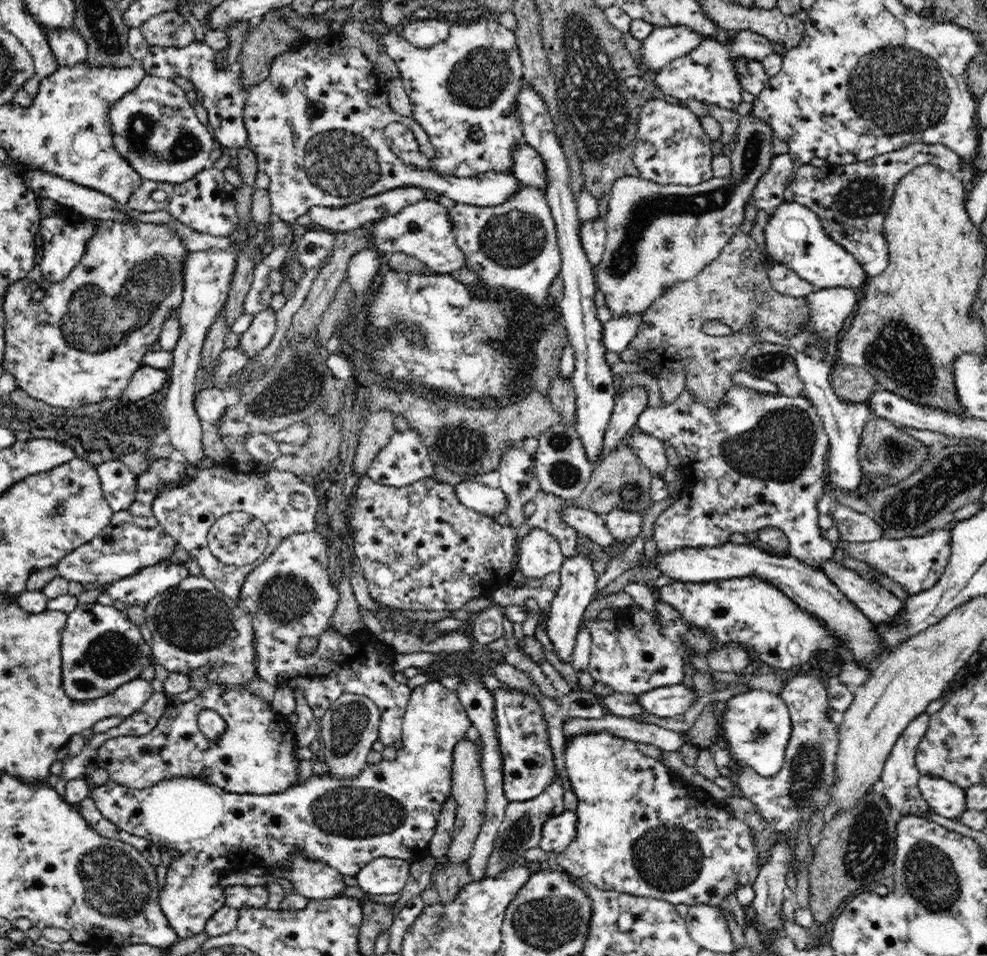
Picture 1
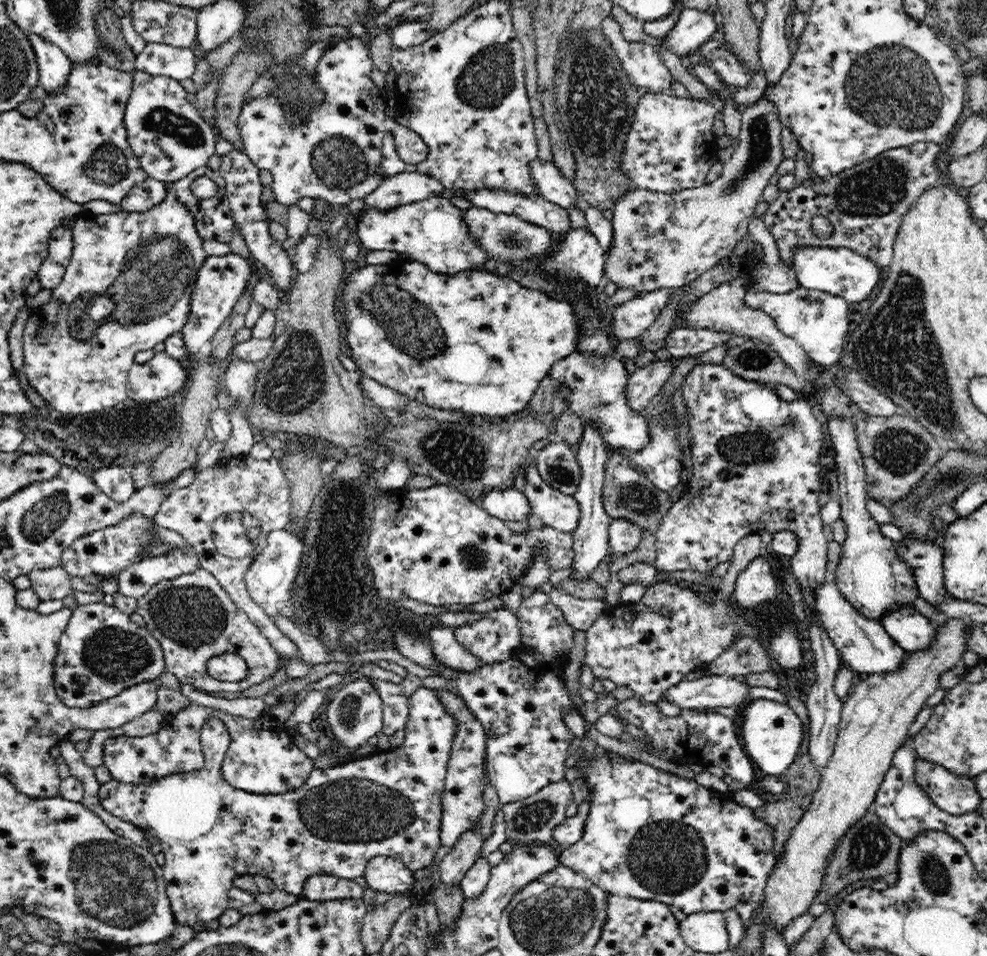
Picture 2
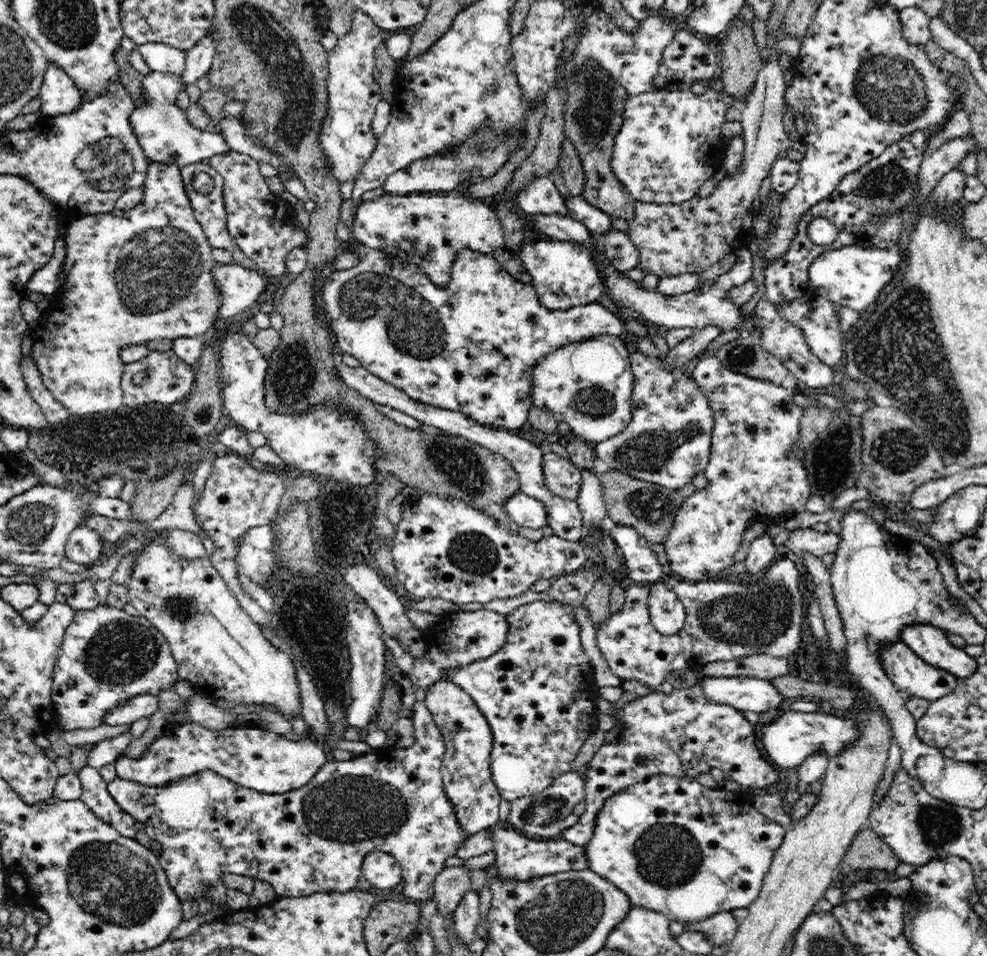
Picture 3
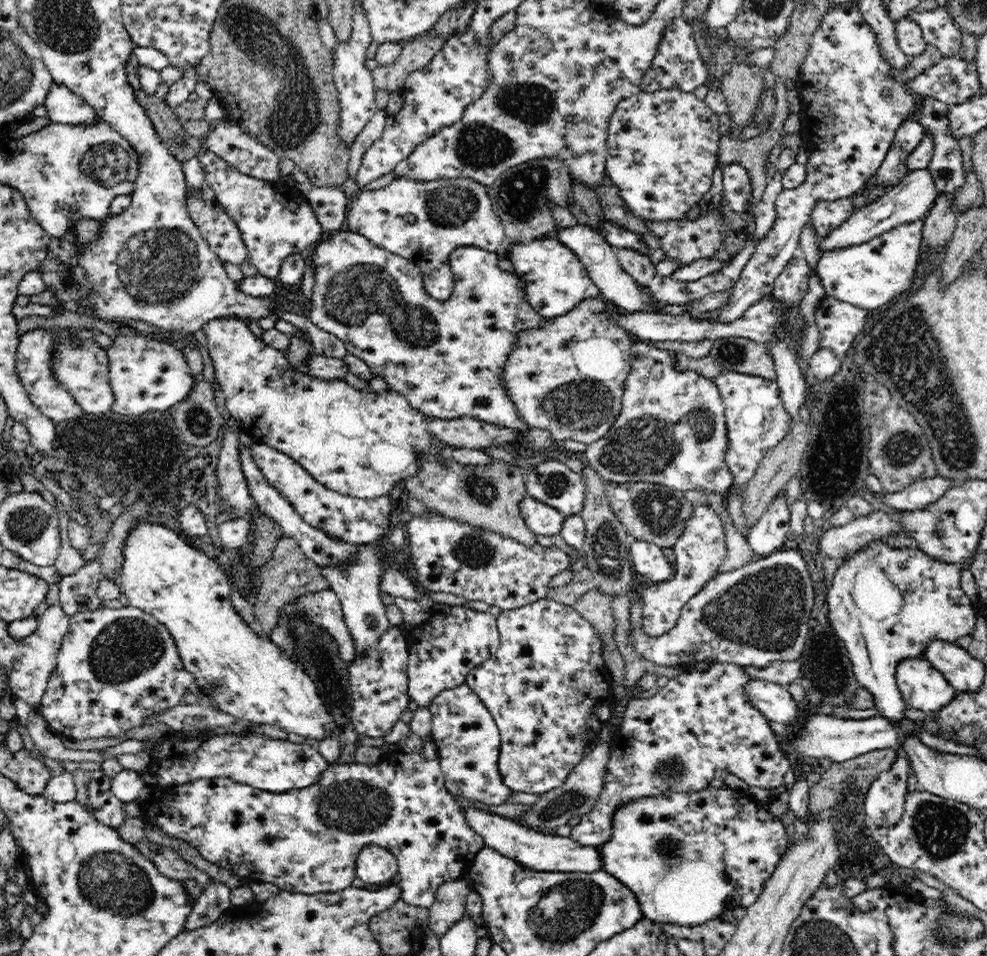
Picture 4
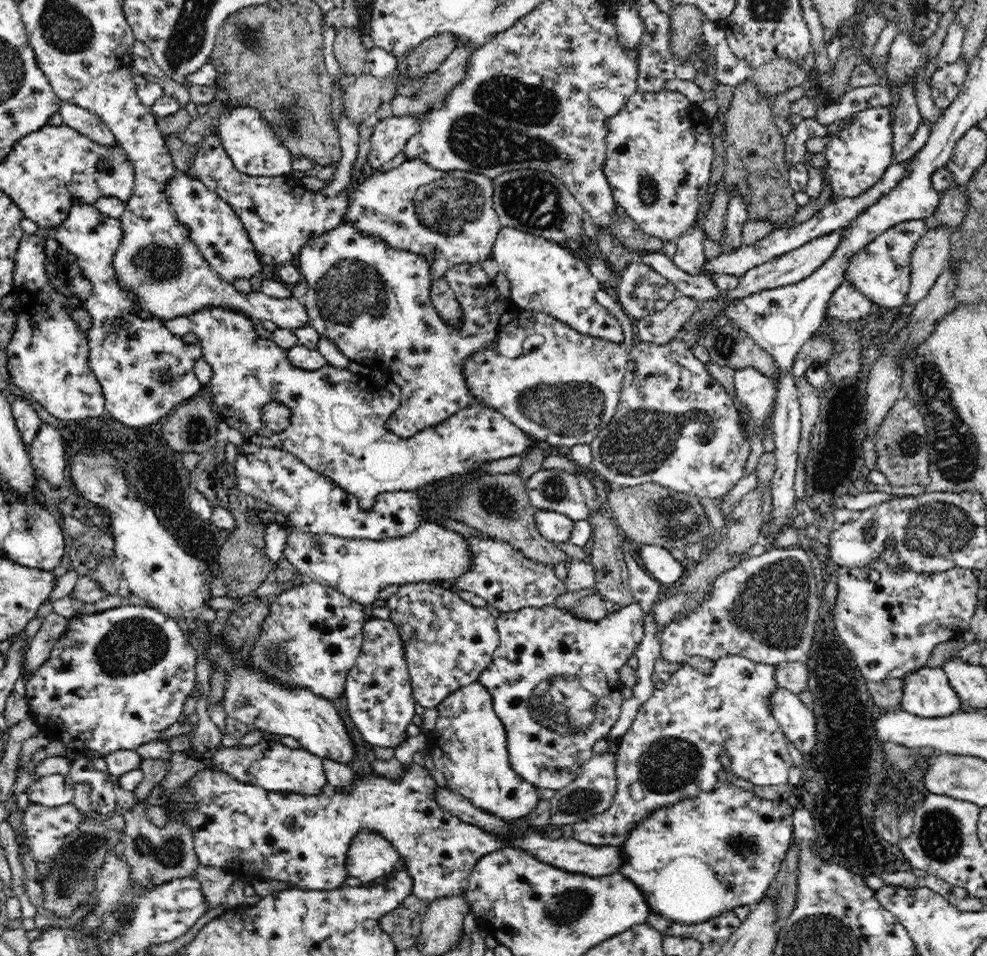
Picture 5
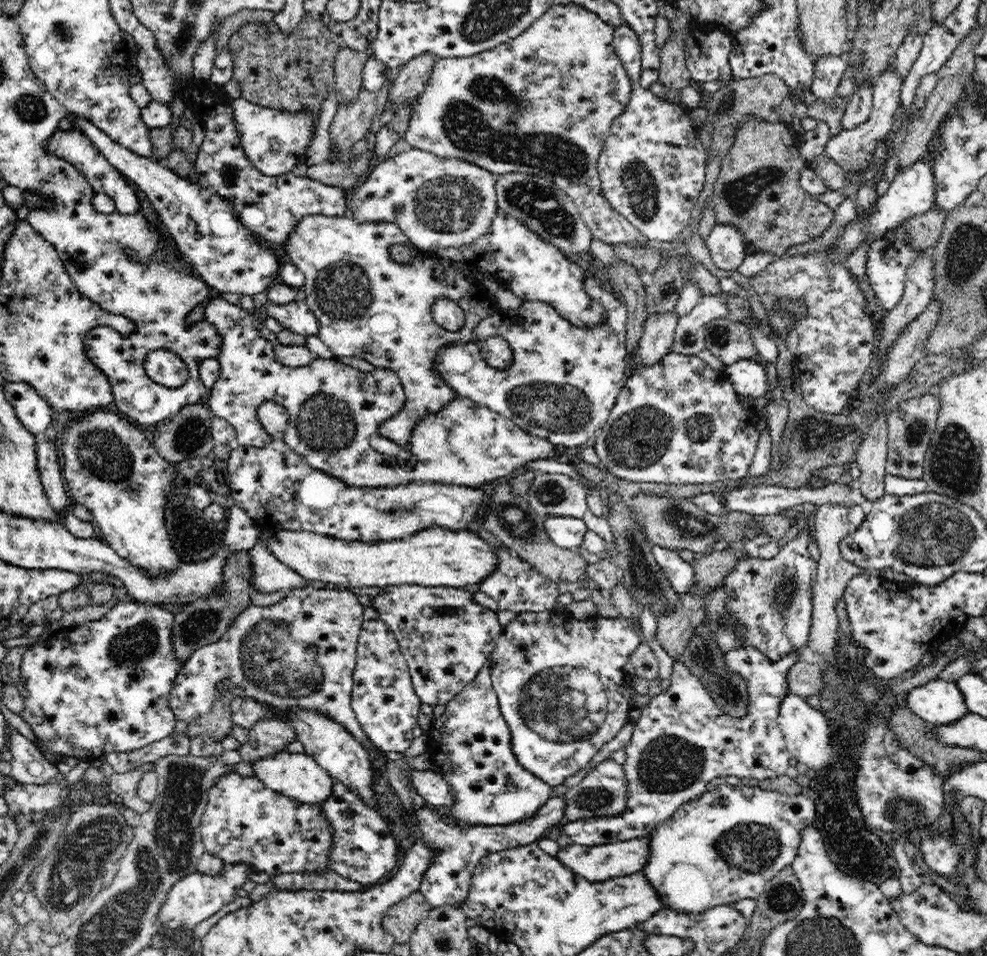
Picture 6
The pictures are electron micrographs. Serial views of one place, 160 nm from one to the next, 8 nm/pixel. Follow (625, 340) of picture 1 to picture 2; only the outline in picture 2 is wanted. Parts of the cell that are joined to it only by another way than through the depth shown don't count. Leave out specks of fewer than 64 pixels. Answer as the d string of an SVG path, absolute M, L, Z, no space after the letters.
M659 289L623 302L612 313L612 336L618 340L640 338L672 298L670 289Z

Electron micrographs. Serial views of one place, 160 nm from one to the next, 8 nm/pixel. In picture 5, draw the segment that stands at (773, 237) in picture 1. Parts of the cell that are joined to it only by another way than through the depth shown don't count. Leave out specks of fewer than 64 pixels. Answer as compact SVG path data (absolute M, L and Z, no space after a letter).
M906 220L888 228L874 237L874 240L852 256L845 270L845 280L862 292L874 304L880 306L904 307L911 284L910 258L918 240L927 233L924 220Z

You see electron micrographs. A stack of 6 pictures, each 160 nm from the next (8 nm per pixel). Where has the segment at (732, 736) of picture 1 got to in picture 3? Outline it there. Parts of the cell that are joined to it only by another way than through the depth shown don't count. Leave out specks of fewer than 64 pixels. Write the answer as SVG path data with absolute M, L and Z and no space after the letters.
M787 707L774 714L768 723L757 725L757 729L758 742L764 755L779 770L799 768L804 760L814 754L826 754L828 759L838 758L842 752L860 742L860 738L864 738L857 720L832 714L794 712Z

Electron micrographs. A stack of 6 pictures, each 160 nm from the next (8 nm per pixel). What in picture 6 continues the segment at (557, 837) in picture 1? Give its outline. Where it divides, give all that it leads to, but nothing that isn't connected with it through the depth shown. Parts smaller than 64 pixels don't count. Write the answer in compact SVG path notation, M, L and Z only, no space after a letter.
M737 647L727 654L729 666L745 678L749 685L749 711L740 718L731 718L724 713L710 697L698 678L691 675L689 669L680 661L674 663L670 687L658 696L650 698L648 706L642 709L640 718L634 723L630 743L624 748L626 762L624 768L629 778L628 804L620 815L594 817L567 821L561 825L574 844L583 847L595 847L601 844L614 844L635 837L649 835L660 823L664 823L685 802L706 792L706 784L718 777L735 776L760 782L786 775L790 767L790 752L778 727L778 715L782 700L789 694L787 685L790 668L800 659L799 652L782 656L772 661L754 647Z

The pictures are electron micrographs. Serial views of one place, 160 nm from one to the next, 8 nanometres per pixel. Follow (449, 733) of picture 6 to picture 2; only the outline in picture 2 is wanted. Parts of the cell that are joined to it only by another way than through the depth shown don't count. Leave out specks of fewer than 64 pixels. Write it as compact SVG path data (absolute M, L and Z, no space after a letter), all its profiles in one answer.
M436 690L440 705L446 714L454 718L455 734L451 745L450 759L447 762L445 789L441 800L441 846L452 846L464 832L476 826L482 818L484 801L482 801L482 779L486 775L486 731L480 720L468 709L462 696L456 696L447 690Z

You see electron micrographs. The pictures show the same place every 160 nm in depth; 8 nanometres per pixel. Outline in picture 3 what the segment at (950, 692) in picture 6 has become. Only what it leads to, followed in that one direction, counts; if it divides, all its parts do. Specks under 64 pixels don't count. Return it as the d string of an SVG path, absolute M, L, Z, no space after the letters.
M904 642L885 648L883 666L886 675L907 698L919 697L934 702L956 687L955 676L927 664Z

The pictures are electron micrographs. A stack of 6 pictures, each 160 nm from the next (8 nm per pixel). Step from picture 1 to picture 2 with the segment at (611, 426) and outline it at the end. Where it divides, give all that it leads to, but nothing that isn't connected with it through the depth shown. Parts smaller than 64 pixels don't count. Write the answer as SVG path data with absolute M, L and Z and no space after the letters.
M676 357L669 361L654 361L639 367L629 376L628 386L626 388L626 397L630 407L636 409L638 414L651 400L651 396L660 392L662 386L670 378L674 370Z

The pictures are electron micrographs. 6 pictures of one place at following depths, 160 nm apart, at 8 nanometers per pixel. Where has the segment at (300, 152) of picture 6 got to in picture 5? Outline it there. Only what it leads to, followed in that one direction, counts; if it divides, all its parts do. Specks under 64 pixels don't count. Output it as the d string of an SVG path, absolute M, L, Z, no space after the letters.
M236 105L220 113L217 118L217 132L229 154L230 160L234 162L234 169L247 176L289 176L295 158L290 154L283 142L278 139L276 131L265 120L260 109L248 108L245 105Z

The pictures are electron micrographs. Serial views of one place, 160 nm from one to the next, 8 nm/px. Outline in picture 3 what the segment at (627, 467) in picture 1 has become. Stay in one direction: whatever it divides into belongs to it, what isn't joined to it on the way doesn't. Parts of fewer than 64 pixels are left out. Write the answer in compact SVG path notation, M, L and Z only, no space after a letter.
M614 469L598 474L598 478L611 525L632 527L652 545L655 542L662 543L667 539L676 513L684 502L684 498L677 490L646 482Z

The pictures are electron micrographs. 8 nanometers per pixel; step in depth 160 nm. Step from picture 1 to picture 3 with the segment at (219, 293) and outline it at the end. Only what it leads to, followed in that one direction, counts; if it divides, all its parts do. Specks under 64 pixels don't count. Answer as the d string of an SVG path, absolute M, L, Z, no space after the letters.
M215 262L214 277L222 292L222 308L218 320L232 317L252 306L265 292L268 280L260 271L250 270L234 263Z

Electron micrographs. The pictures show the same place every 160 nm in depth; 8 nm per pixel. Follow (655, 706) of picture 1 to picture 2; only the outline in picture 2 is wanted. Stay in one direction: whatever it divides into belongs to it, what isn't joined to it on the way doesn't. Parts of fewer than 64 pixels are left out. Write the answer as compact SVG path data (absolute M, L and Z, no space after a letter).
M710 675L698 680L681 680L664 692L670 703L686 708L717 708L742 706L749 703L750 687L741 678Z

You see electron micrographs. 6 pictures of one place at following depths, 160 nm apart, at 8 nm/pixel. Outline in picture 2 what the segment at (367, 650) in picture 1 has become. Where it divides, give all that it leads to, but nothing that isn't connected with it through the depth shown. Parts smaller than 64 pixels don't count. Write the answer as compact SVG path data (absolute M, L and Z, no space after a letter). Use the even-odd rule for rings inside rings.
M272 530L265 536L266 545L254 555L254 560L246 570L245 583L252 600L259 604L270 618L286 616L294 623L296 605L292 603L294 580L306 555L306 543L302 535L291 530ZM388 681L377 682L378 696L383 703L383 727L381 732L392 736L394 732L403 730L409 717L409 697L404 693L401 684Z

